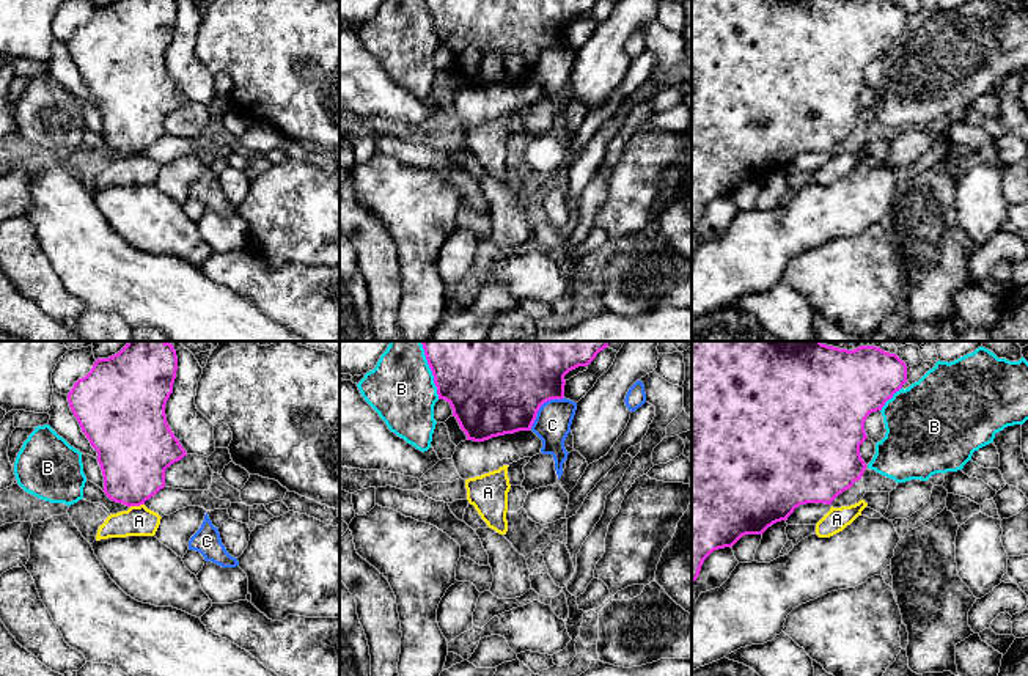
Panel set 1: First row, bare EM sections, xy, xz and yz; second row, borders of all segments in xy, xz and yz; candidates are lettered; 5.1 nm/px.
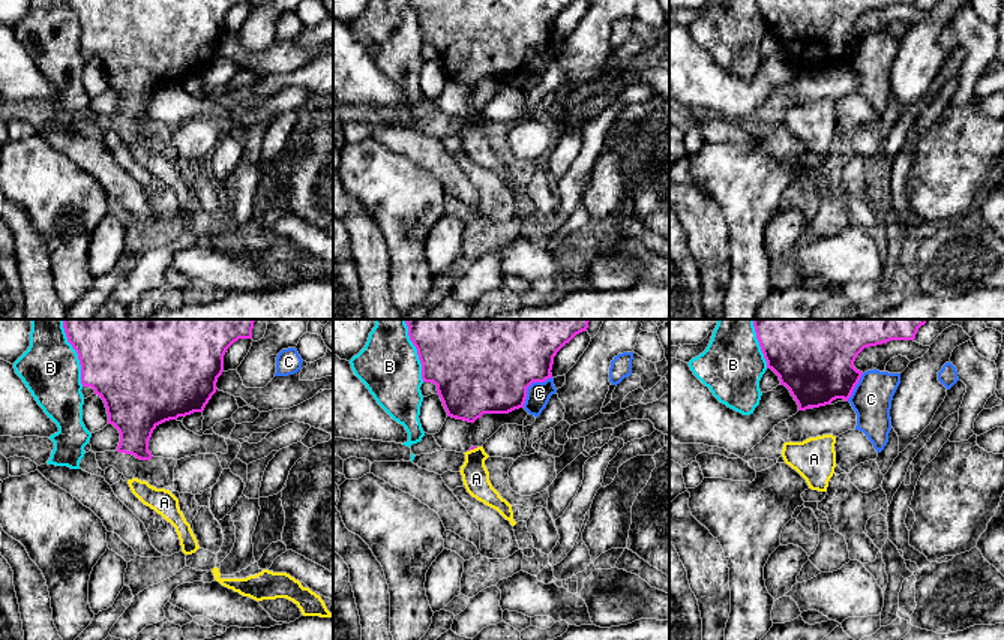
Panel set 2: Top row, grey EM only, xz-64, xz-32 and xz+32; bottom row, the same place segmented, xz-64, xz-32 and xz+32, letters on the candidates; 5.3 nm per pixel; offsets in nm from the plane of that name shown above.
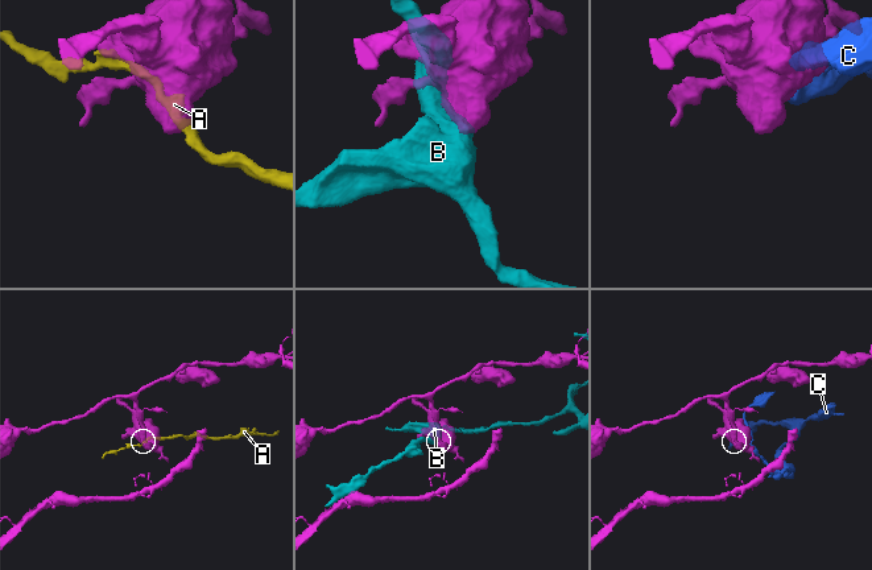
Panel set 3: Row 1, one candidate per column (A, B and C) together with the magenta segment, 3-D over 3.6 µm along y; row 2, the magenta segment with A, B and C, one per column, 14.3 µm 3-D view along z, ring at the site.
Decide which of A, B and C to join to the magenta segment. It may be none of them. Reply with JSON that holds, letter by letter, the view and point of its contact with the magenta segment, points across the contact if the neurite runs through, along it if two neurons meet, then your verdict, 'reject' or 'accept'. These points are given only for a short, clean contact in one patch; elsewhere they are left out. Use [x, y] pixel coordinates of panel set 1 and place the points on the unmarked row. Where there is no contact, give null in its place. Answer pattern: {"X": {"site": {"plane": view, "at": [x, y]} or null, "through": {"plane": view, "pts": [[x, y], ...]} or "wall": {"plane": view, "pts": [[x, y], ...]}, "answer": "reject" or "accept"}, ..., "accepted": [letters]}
{"A": {"site": {"plane": "xy", "at": [135, 153]}, "wall": {"plane": "xy", "pts": [[143, 151], [129, 156]]}, "answer": "reject"}, "B": {"site": {"plane": "xz", "at": [433, 22]}, "answer": "reject"}, "C": {"site": {"plane": "xz", "at": [541, 52]}, "answer": "reject"}, "accepted": []}

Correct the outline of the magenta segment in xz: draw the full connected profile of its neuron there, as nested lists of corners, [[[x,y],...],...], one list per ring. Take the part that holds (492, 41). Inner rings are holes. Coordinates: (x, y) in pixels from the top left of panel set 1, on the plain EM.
[[[424,0],[434,24],[439,47],[445,47],[467,88],[484,90],[492,85],[530,79],[538,58],[550,47],[564,46],[564,24],[588,14],[599,0]]]

